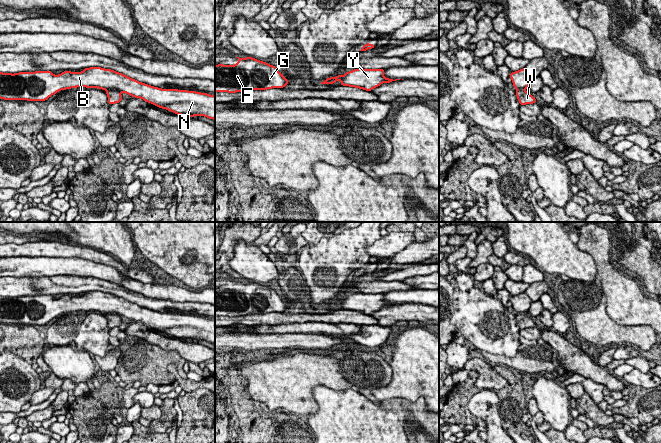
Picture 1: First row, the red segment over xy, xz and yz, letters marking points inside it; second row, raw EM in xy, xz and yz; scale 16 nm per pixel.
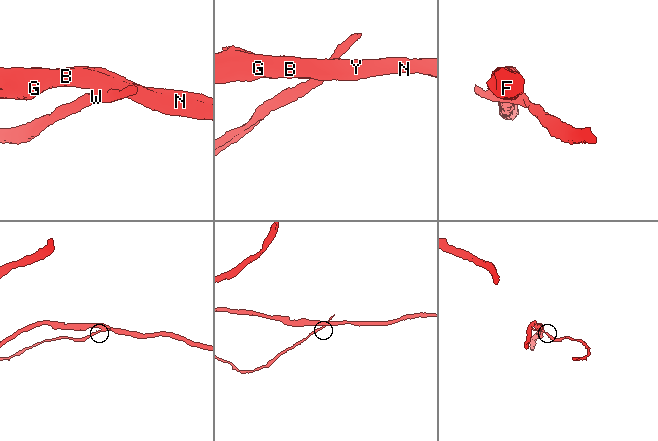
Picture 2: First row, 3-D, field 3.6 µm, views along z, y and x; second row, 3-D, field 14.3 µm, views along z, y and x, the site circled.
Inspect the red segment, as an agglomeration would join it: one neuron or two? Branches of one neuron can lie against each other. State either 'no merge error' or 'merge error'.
merge error

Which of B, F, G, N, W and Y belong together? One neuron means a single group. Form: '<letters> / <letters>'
B F G N Y / W

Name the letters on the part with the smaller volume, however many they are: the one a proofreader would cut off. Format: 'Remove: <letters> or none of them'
Remove: W

